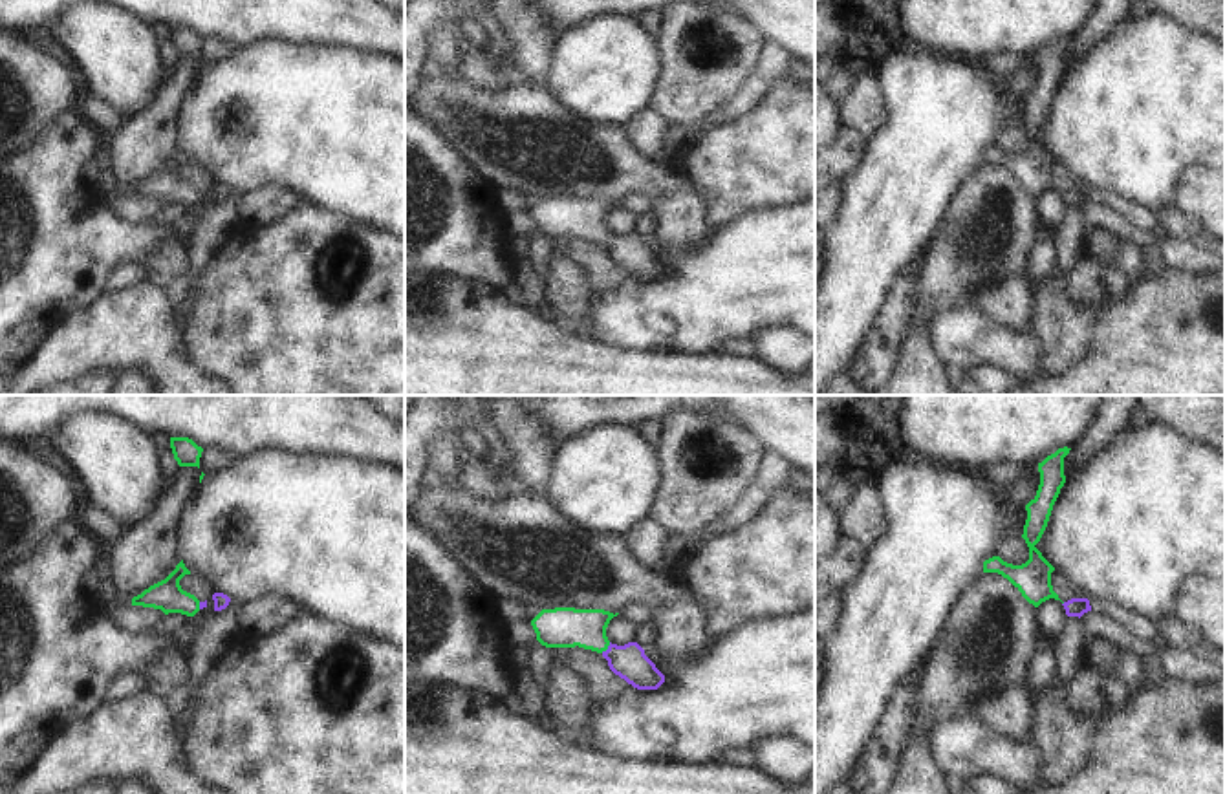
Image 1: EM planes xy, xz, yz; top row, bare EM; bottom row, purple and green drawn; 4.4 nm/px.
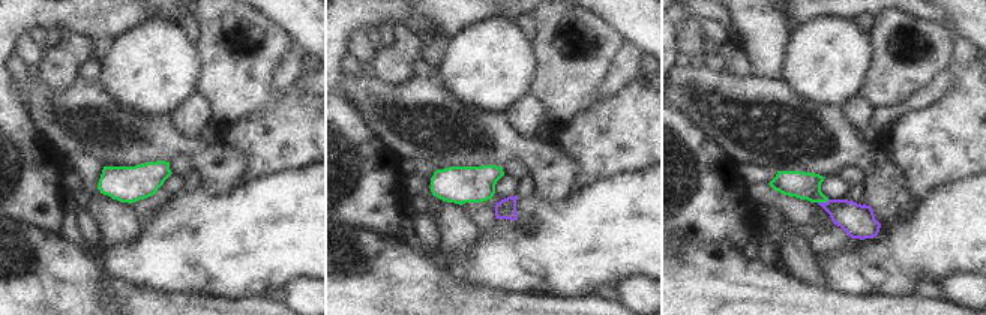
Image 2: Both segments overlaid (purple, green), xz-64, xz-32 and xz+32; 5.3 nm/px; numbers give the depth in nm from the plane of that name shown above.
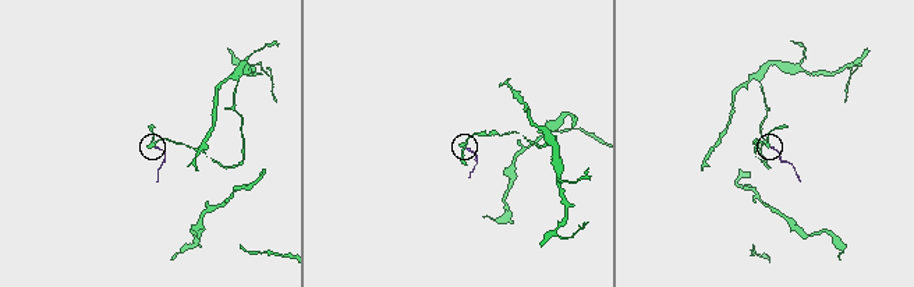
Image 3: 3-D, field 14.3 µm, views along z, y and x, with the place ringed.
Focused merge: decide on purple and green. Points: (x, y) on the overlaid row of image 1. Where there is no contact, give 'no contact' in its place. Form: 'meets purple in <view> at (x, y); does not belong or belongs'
meets purple in xz at (608, 648); belongs

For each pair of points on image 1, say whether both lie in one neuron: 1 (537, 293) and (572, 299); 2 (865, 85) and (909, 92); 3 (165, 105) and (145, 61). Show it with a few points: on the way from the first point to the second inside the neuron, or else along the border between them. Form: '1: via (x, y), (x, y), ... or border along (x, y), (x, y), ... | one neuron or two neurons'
1: border along (542, 269), (546, 308) | two neurons
2: border along (878, 79), (887, 107), (887, 125), (881, 130) | two neurons
3: border along (171, 77), (158, 96), (132, 116) | two neurons

